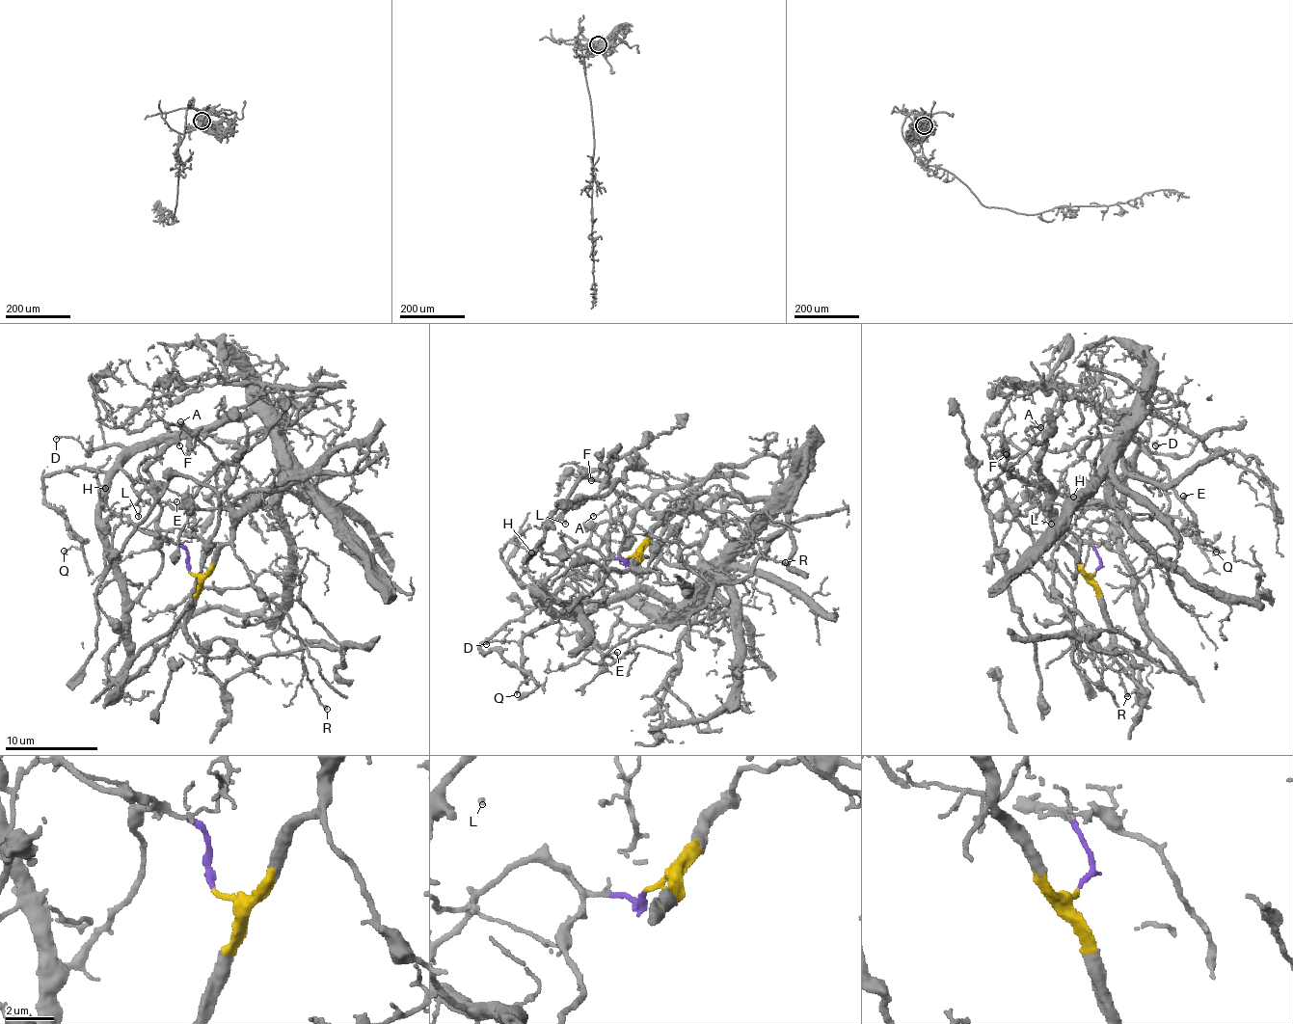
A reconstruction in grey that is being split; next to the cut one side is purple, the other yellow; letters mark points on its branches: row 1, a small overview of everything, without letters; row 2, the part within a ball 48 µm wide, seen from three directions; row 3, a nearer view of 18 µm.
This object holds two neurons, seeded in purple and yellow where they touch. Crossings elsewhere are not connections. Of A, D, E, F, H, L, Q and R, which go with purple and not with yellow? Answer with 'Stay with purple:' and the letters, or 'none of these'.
Stay with purple: A, D, E, H, Q

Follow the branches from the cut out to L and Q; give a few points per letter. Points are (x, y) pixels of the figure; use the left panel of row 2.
L: (189, 573), (202, 575), (230, 540), (223, 465), (173, 507), (146, 490), (137, 504), (139, 517)
Q: (189, 571), (182, 548), (100, 507), (106, 473), (86, 468), (42, 479), (44, 498), (80, 544), (64, 551)

